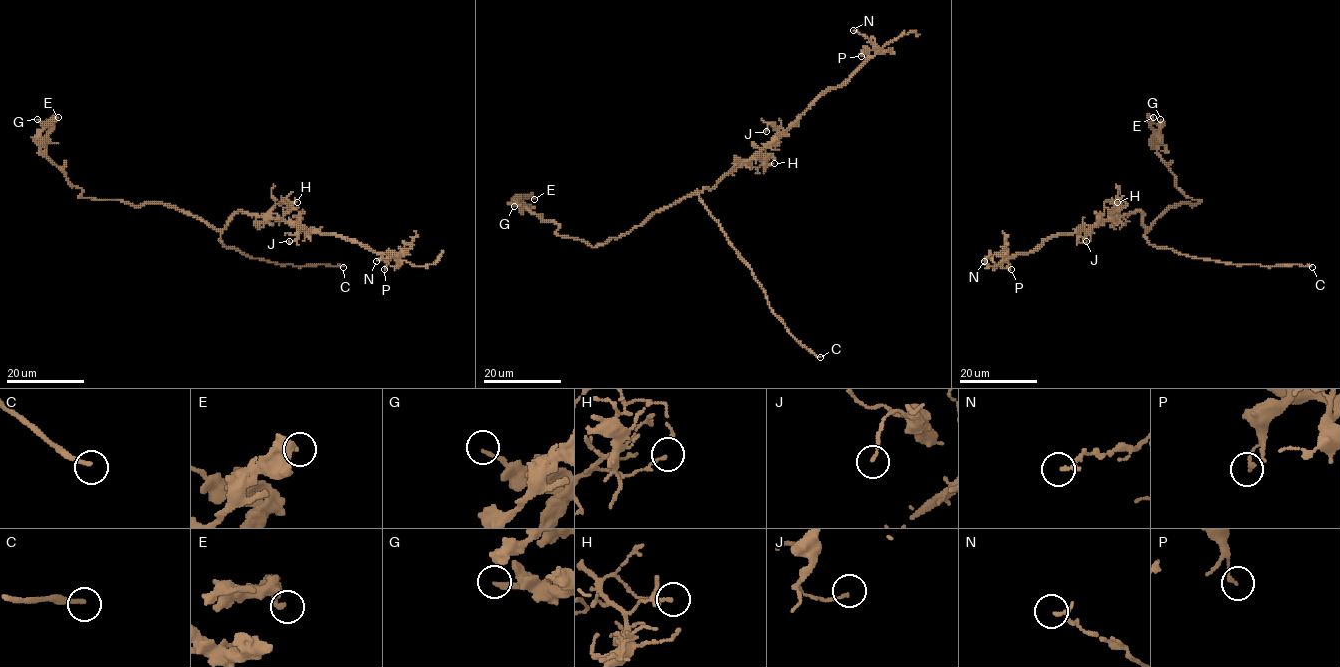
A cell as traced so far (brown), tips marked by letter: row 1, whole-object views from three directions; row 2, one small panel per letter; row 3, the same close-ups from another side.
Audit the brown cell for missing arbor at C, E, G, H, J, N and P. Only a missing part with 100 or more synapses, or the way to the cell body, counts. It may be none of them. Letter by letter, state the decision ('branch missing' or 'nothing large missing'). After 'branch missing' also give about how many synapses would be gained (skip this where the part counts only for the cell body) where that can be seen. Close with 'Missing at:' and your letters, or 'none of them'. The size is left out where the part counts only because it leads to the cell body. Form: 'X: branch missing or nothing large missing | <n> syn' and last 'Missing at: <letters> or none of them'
C: branch missing
E: nothing large missing
G: nothing large missing
H: nothing large missing
J: nothing large missing
N: nothing large missing
P: nothing large missing
Missing at: C

